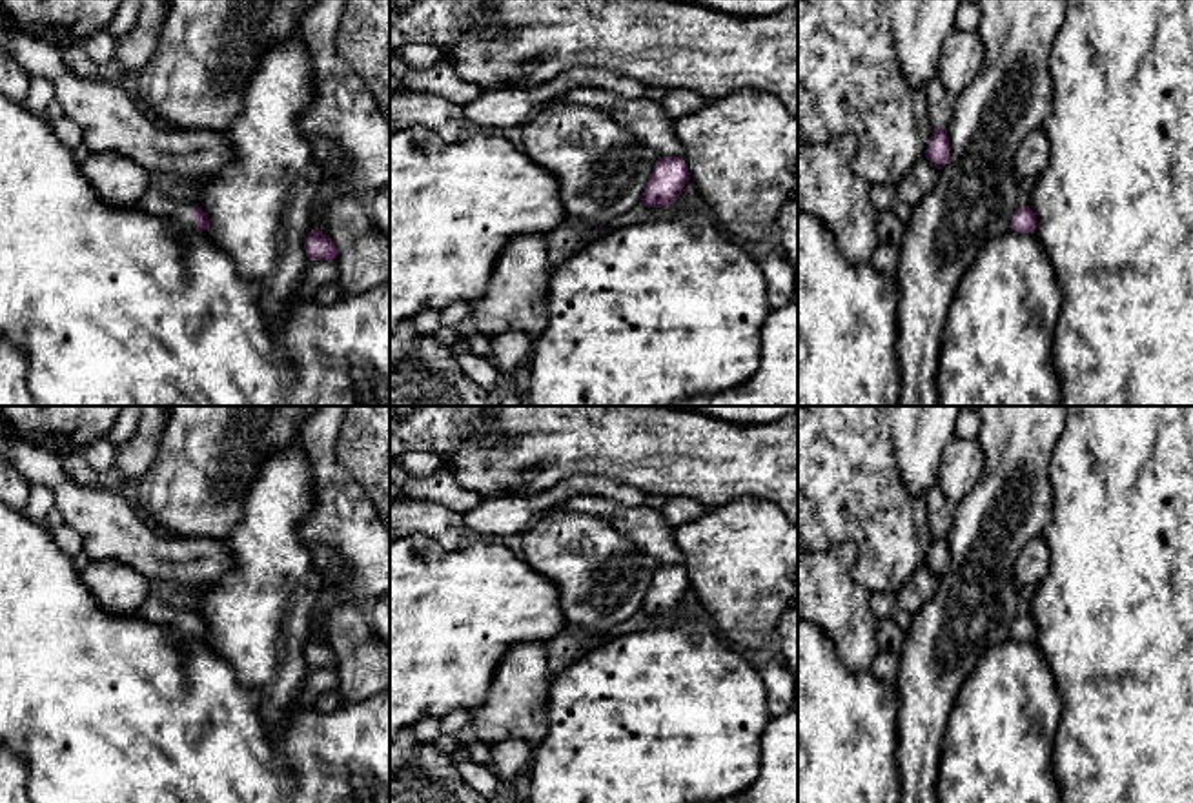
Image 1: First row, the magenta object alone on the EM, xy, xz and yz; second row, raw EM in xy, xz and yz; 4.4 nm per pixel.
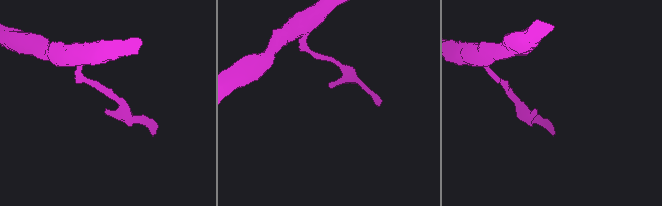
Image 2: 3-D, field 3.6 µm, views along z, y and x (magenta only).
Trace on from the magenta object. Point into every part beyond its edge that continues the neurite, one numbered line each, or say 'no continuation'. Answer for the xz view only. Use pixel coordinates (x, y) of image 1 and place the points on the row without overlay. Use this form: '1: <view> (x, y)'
1: xz (569, 647)

